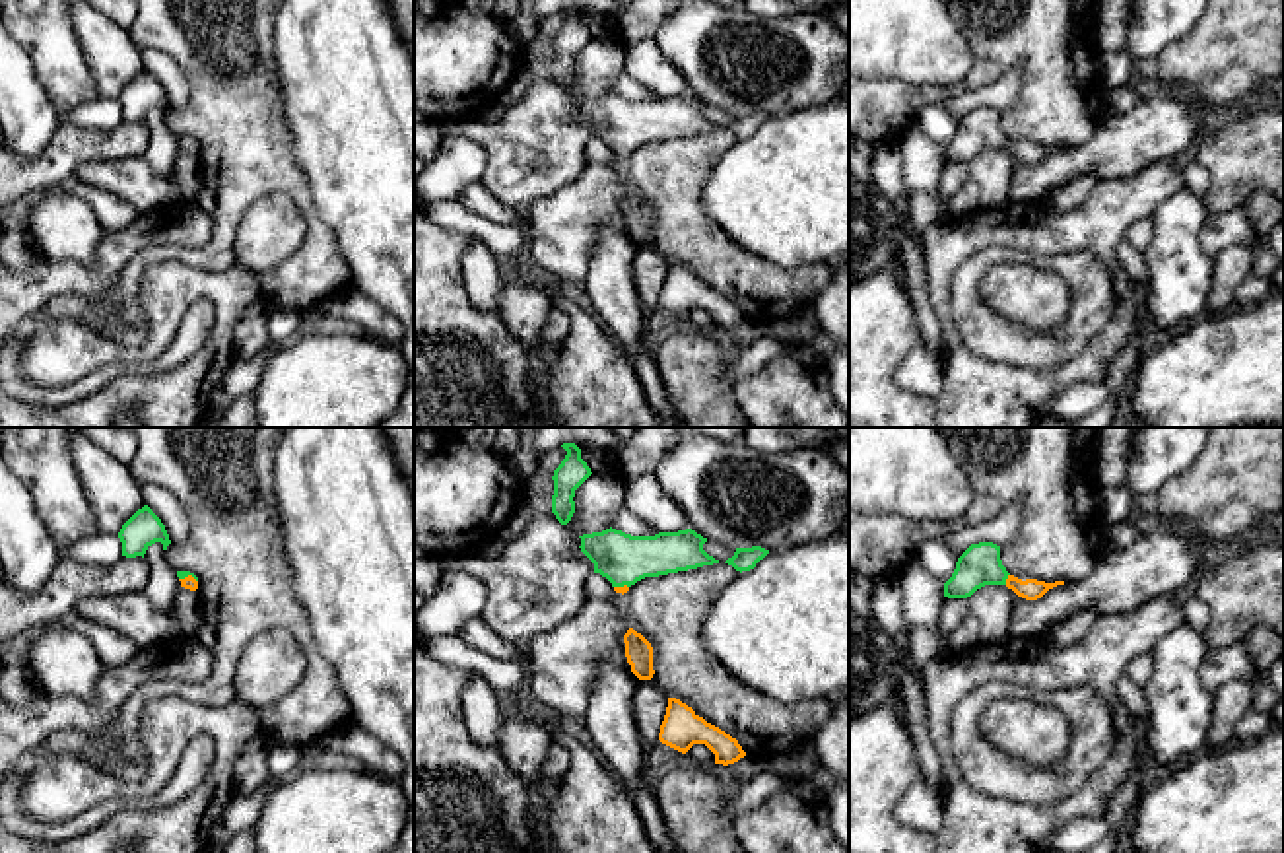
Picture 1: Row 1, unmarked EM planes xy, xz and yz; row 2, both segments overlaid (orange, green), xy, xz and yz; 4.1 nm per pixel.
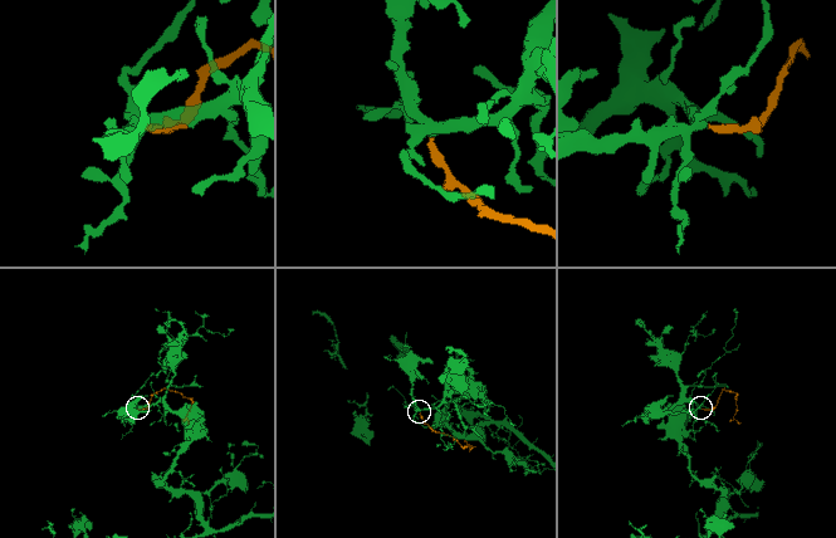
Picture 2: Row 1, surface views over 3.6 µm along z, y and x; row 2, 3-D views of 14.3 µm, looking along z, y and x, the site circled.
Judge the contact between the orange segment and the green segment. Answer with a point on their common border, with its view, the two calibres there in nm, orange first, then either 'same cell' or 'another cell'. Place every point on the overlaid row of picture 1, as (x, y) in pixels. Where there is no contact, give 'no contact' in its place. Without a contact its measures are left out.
yz (1007, 580) | 90/170 nm | same cell

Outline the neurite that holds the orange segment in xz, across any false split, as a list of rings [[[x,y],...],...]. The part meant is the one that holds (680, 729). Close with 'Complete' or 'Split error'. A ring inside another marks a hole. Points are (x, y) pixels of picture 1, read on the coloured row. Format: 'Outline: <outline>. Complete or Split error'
Outline: [[[668,698],[659,740],[682,754],[693,744],[705,744],[715,754],[715,764],[734,764],[746,756],[736,738],[707,723],[692,707],[676,698]]]. Complete

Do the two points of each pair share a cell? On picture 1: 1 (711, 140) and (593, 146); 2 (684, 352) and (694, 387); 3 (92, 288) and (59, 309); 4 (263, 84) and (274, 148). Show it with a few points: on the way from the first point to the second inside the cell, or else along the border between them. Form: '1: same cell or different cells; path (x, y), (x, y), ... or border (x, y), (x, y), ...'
1: different cells; border (614, 156), (587, 164)
2: same cell; path (686, 360), (692, 366), (694, 379)
3: different cells; border (121, 274), (103, 298), (59, 294), (37, 311)
4: same cell; path (263, 100), (263, 133)

